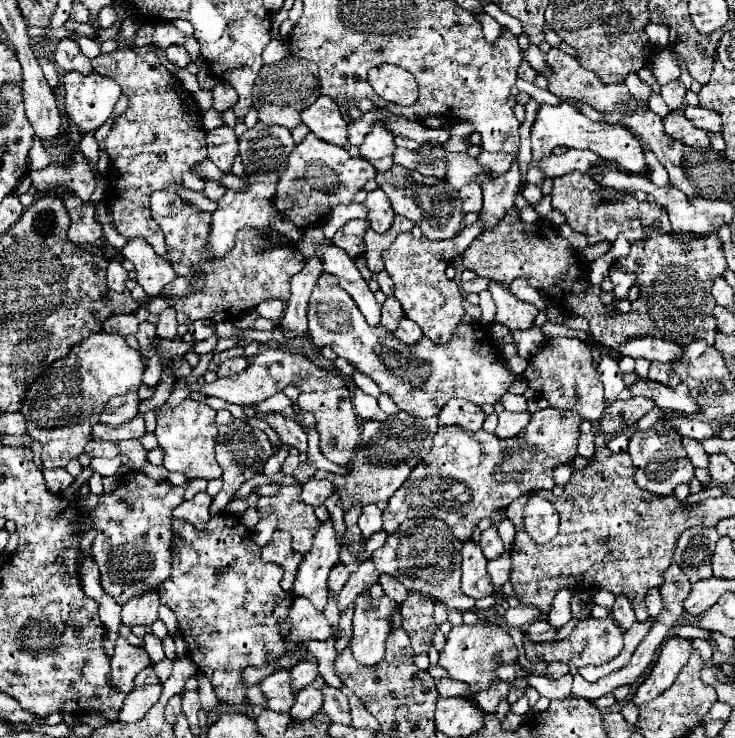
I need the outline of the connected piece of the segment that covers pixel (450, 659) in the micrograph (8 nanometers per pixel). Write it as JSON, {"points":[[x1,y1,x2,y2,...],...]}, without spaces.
{"points":[[482,621,476,625,460,625,454,627,448,637,446,637,446,645,440,651,440,661,438,665,444,667,448,671,448,677,454,681,462,681,468,685,470,695,466,697,468,701,472,701,476,705,476,701,472,699,474,693,488,689,490,685,498,683,500,679,496,677,496,669,500,665,512,665,518,659,518,651,514,647,512,637,504,631,502,625,484,625]]}

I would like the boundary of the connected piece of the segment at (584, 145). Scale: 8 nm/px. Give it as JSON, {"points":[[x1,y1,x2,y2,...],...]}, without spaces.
{"points":[[560,103,560,105,540,105,536,119,532,123,532,163,528,171,528,183,542,185,544,175,538,169,538,161,552,153,554,147,568,147,568,149,590,149,604,161,618,161,622,167,632,169,632,171,642,171,646,161,642,147,634,139,634,135,620,127,620,125,608,125,608,123,594,123,586,115,582,115,576,107,570,103]]}

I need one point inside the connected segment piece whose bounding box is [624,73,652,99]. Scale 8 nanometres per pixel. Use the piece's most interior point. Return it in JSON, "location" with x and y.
{"location":[638,88]}

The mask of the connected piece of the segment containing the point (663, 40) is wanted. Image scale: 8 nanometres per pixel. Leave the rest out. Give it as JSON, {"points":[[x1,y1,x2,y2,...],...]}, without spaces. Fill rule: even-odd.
{"points":[[650,23,648,29,646,29,650,41,658,47,666,47,668,45,668,33,670,33,670,27,668,25,662,25,662,23]]}

